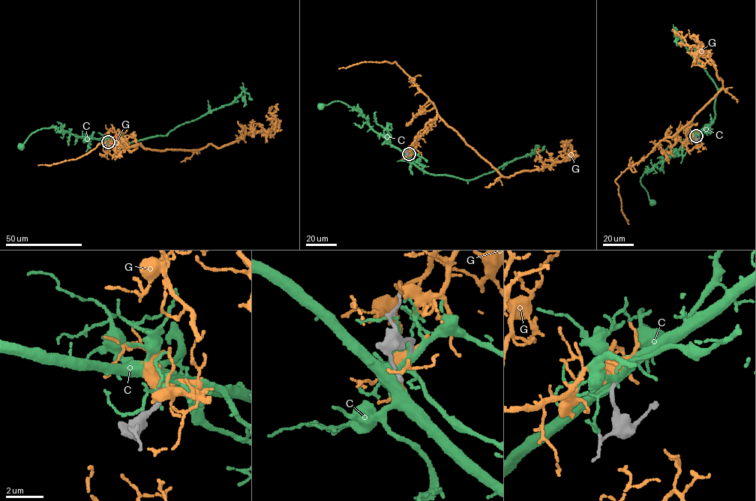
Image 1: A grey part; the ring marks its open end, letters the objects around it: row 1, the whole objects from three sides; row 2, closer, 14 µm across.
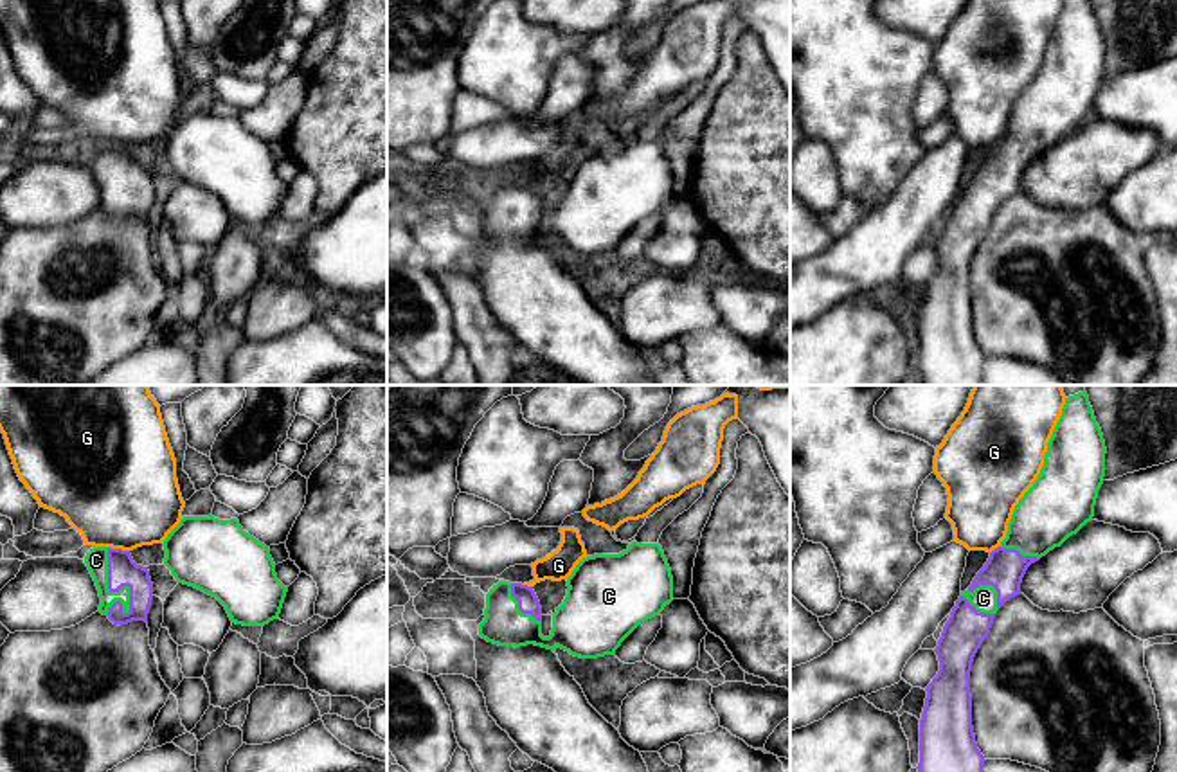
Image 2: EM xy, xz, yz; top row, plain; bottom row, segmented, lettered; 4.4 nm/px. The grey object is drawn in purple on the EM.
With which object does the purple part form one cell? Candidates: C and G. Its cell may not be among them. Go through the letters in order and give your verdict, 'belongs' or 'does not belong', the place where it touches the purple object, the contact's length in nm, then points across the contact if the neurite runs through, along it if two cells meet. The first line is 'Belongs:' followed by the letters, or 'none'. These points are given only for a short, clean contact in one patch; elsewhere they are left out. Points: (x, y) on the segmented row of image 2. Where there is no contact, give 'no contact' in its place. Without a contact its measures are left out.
Belongs: C
C: belongs | xy (110, 591) | 320 nm
G: does not belong | xy (119, 549) | 90 nm | along xy (110, 546), (128, 551)

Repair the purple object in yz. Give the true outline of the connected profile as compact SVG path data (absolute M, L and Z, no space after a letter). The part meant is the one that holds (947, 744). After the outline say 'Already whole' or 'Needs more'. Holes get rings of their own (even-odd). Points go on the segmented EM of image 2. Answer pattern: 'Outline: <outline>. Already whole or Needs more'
Outline: M1087 392L1065 398L1062 416L1044 455L1044 466L1033 486L1013 509L1006 538L990 552L972 585L961 592L936 646L939 671L927 686L920 720L918 772L983 772L984 756L977 749L972 727L970 671L972 662L990 633L997 610L1020 594L1028 567L1038 561L1094 516L1098 491L1105 477L1105 441L1096 423Z. Needs more

